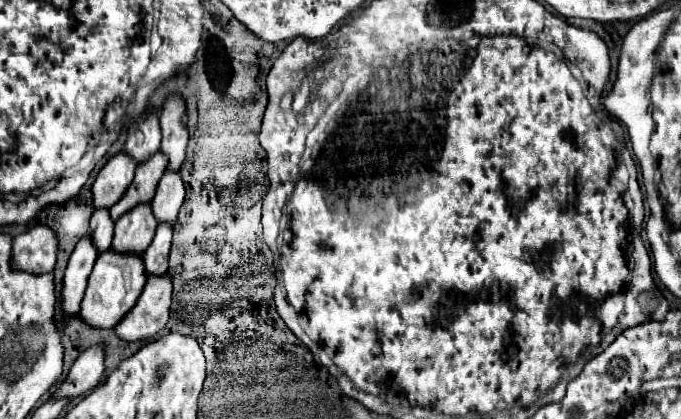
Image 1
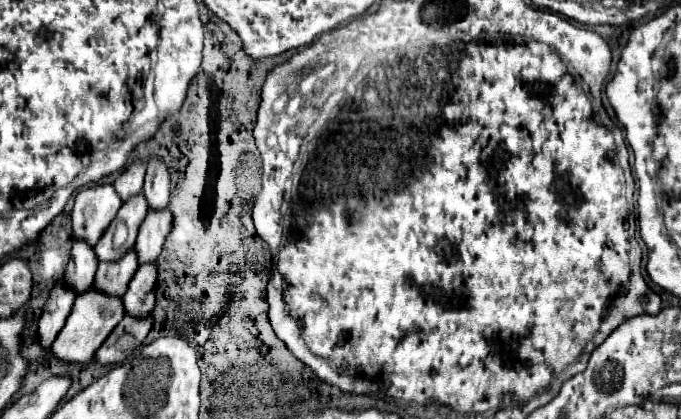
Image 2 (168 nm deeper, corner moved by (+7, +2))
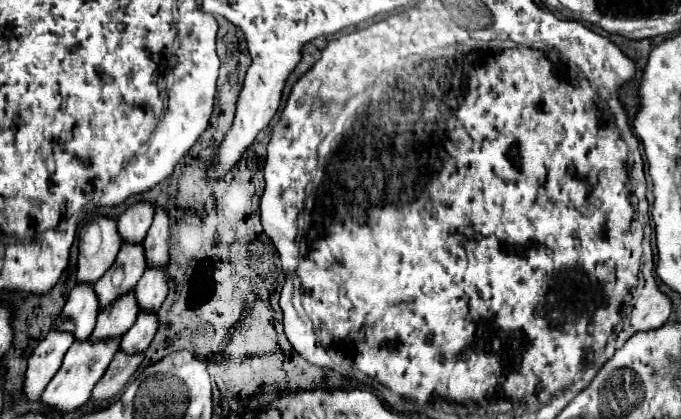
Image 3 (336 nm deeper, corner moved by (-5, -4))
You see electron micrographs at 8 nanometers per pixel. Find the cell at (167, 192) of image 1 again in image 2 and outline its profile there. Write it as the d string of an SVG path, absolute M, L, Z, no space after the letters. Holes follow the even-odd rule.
M150 211L138 231L138 239L136 239L136 257L138 257L138 265L146 265L148 261L156 261L166 235L170 233L170 225L172 225L172 217L170 211Z

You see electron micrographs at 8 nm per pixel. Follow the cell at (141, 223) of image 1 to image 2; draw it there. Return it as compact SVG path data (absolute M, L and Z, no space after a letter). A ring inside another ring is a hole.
M134 249L126 253L124 259L116 263L100 263L96 277L94 277L94 287L102 293L108 293L112 297L122 297L128 289L128 281L132 279L132 273L136 273L138 263Z

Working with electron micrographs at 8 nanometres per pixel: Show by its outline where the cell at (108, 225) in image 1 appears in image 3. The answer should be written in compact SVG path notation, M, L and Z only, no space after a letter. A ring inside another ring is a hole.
M76 283L60 317L54 321L54 327L72 331L76 339L86 339L96 325L98 307L100 303L94 287L90 287L90 283Z

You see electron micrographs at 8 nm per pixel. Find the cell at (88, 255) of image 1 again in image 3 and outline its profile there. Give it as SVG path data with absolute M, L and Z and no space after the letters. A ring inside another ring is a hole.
M50 329L50 333L40 341L32 357L28 359L28 371L24 383L24 393L28 399L34 401L42 395L54 373L60 369L62 357L72 343L74 343L74 333L60 329Z

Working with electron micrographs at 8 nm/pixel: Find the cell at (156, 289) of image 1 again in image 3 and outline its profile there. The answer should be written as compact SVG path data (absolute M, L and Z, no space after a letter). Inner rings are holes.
M118 351L108 365L108 371L102 375L102 379L96 383L92 395L94 399L112 399L122 391L122 387L128 383L128 379L140 369L144 361L144 353L126 353Z

